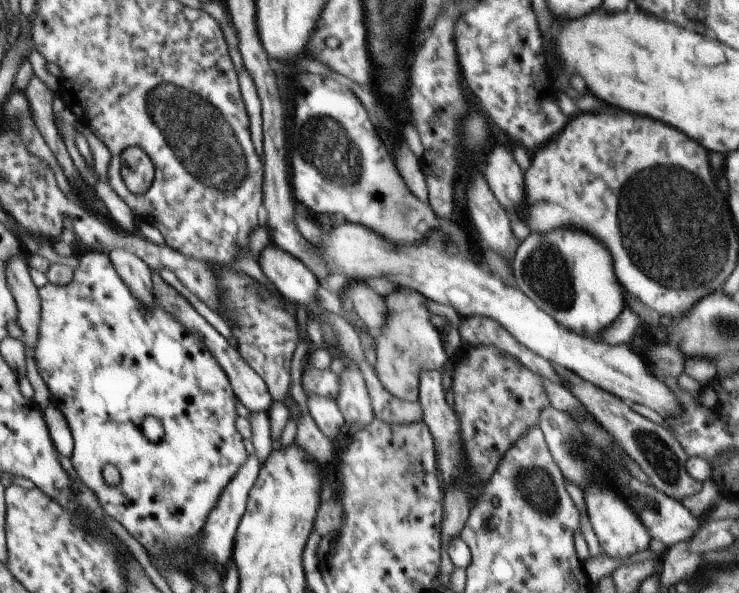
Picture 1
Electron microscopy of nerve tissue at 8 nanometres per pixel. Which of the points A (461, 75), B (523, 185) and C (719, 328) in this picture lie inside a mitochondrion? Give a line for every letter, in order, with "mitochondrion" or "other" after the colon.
A: other
B: other
C: mitochondrion

